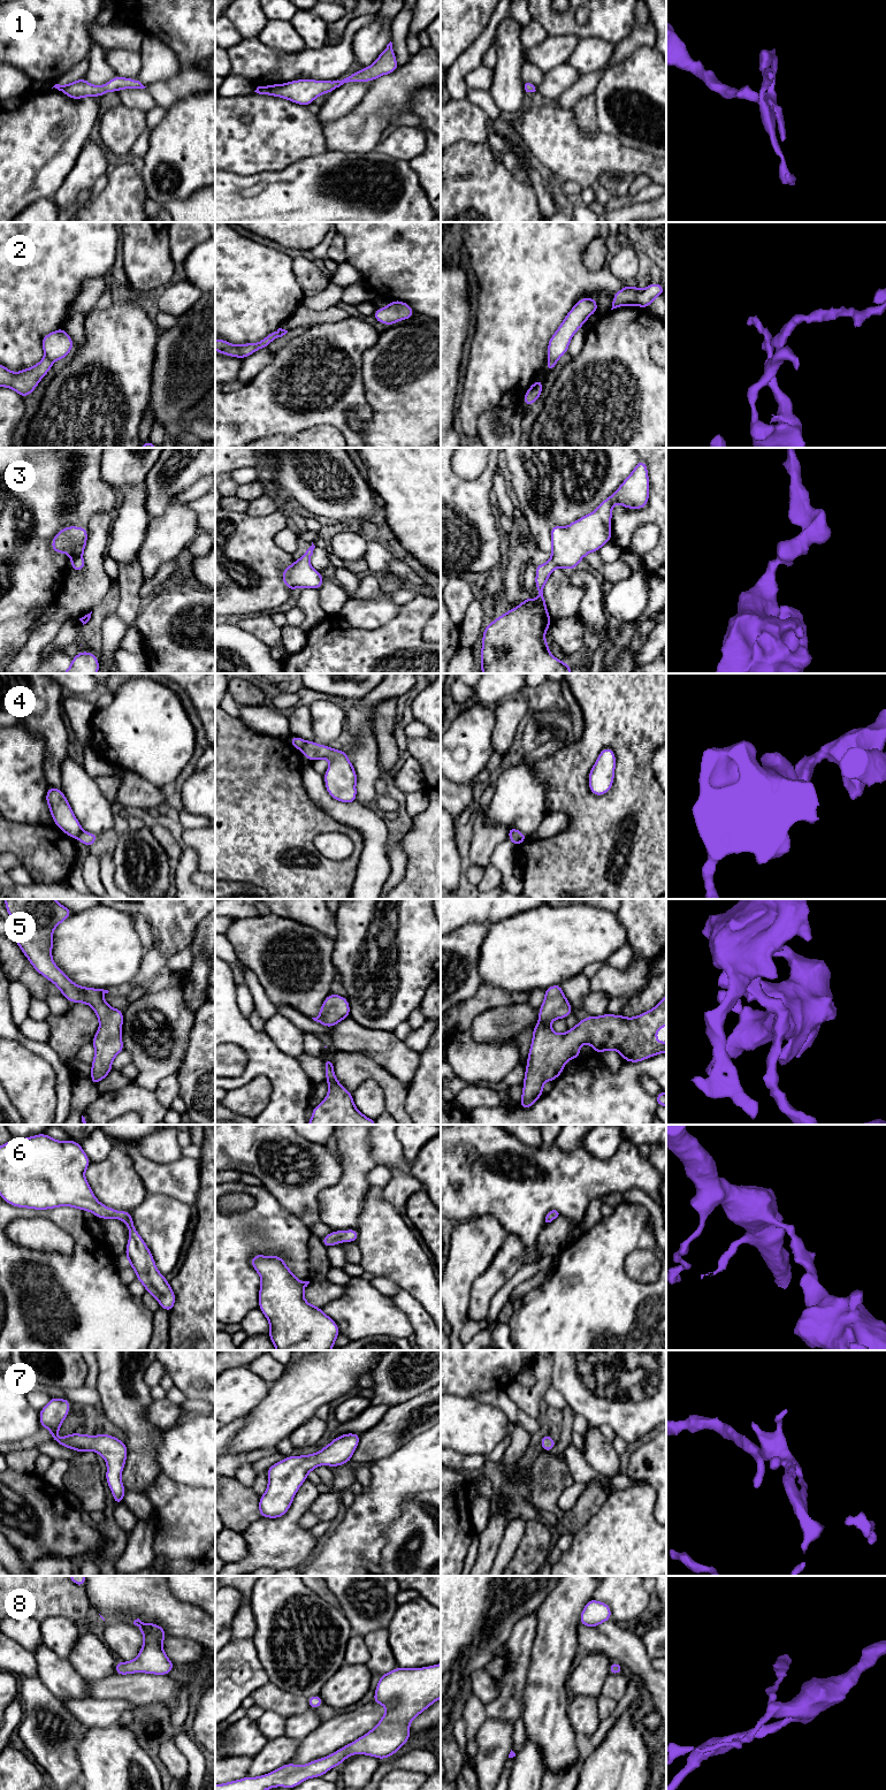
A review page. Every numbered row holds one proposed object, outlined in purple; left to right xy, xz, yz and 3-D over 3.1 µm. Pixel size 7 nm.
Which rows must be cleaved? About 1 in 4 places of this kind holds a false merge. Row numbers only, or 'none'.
2, 4

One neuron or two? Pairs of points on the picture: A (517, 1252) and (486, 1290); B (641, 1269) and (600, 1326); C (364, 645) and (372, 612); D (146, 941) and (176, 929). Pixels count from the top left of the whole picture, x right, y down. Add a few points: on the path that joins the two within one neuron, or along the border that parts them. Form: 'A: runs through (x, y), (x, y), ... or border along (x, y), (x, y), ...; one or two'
A: runs through (508, 1262), (490, 1281); one
B: border along (629, 1252), (626, 1272), (634, 1280), (654, 1282); two
C: border along (394, 618), (374, 629), (356, 629), (343, 619); two
D: border along (140, 914), (150, 926), (153, 936), (153, 947); two

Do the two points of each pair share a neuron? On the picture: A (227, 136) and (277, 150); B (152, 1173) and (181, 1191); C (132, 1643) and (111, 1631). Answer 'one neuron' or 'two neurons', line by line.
A: one neuron
B: one neuron
C: one neuron

